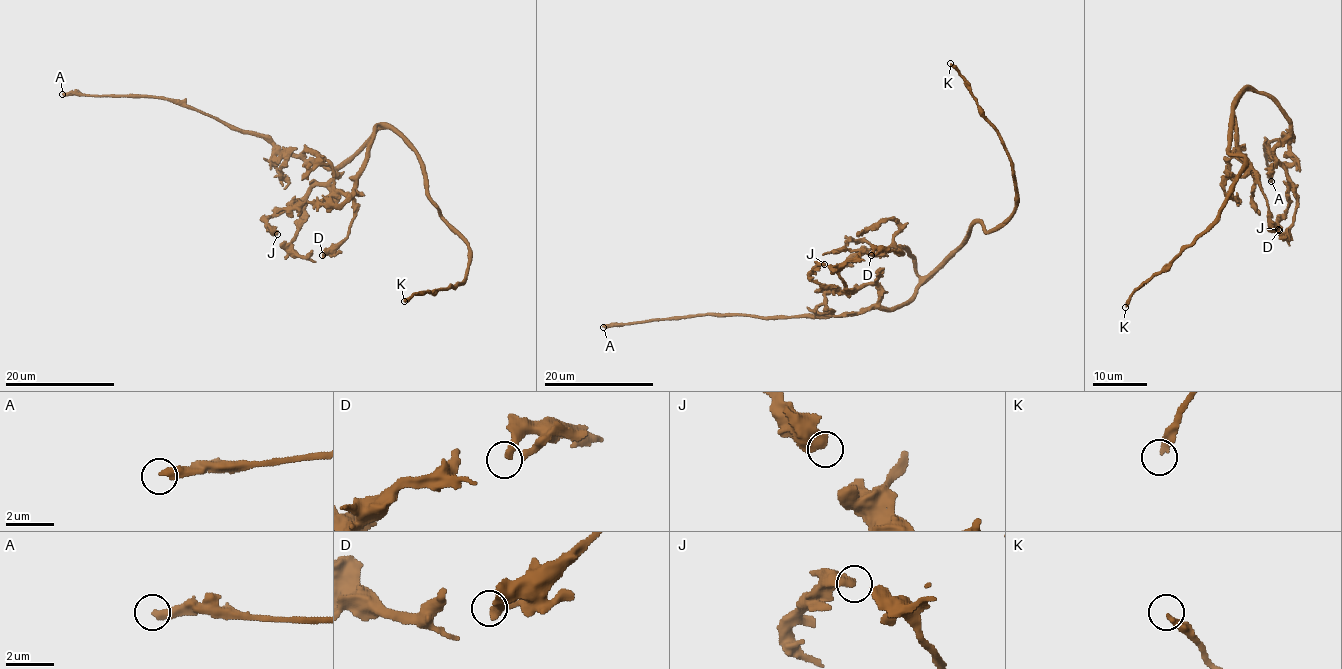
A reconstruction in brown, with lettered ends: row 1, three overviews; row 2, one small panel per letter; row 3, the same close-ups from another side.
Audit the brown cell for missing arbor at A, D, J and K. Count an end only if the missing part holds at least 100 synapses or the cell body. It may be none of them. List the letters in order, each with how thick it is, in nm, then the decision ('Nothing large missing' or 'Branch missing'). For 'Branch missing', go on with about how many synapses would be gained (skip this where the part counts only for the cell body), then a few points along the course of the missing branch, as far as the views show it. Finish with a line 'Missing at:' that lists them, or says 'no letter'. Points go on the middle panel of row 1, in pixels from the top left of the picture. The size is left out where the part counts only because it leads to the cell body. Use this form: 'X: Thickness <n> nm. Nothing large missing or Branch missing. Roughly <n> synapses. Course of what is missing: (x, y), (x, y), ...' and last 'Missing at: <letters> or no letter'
A: Thickness 360 nm. Branch missing. Roughly 350 synapses
D: Thickness 340 nm. Nothing large missing
J: Thickness 480 nm. Nothing large missing
K: Thickness 280 nm. Nothing large missing
Missing at: A

